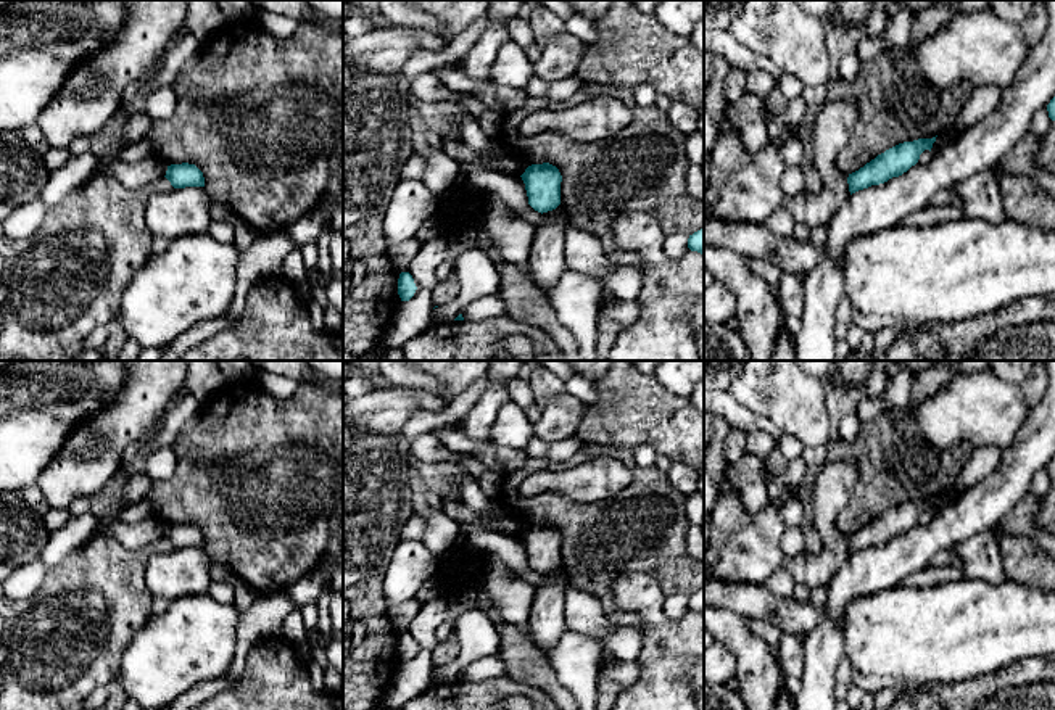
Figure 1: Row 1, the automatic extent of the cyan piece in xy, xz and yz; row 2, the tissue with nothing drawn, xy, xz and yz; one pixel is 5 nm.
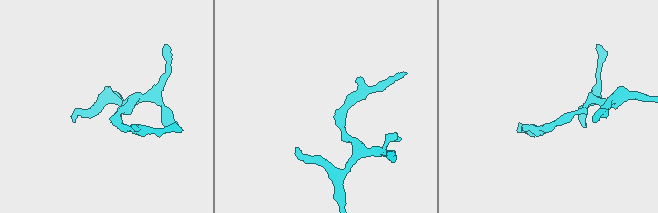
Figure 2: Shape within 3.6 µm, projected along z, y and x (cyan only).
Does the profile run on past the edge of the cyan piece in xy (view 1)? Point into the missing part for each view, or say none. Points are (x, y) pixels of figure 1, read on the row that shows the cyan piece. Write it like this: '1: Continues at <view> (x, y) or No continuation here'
1: No continuation here

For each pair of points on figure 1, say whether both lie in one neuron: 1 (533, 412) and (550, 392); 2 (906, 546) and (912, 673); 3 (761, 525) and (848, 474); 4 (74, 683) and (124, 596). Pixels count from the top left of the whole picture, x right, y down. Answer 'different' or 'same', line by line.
1: different
2: different
3: different
4: same

